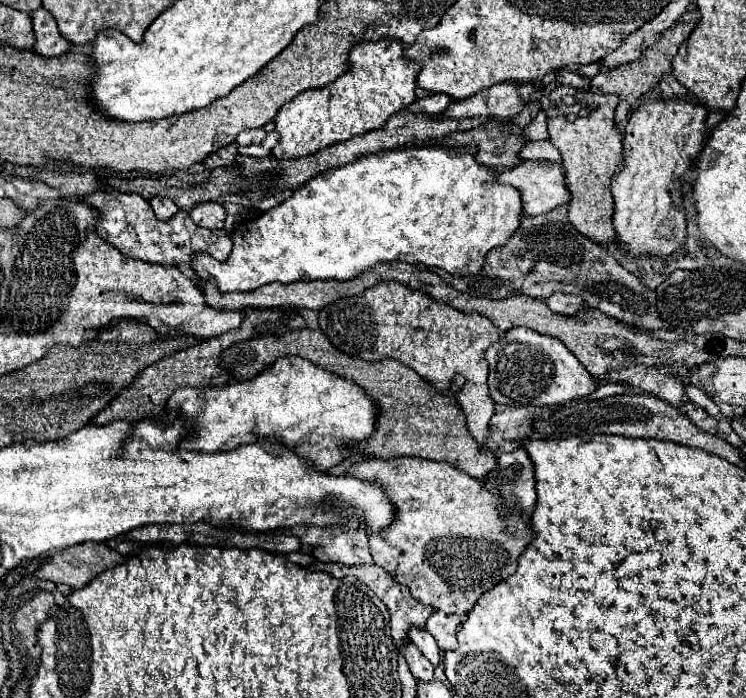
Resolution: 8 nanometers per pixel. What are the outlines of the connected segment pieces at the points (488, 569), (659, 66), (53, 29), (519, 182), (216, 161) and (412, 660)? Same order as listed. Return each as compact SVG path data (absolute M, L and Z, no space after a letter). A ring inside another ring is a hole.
M395 457L395 459L361 459L353 463L347 473L349 477L357 477L369 483L377 483L387 499L395 507L395 519L391 525L367 531L371 541L373 559L381 565L397 583L409 587L411 597L421 601L423 605L435 607L435 613L427 619L425 629L437 639L441 651L455 649L457 629L463 623L465 615L473 609L475 601L495 583L507 579L517 569L517 557L531 541L529 521L515 511L509 519L499 519L497 505L501 499L487 489L483 489L481 481L463 475L453 465L439 461L425 461L417 457ZM443 539L453 539L451 547L443 547Z
M681 23L681 25L675 25L671 29L667 29L659 41L655 41L651 47L647 47L641 57L633 63L627 63L627 65L621 65L621 67L615 67L615 69L609 69L609 71L601 71L599 75L595 75L591 79L591 93L595 95L607 95L607 93L615 93L619 95L619 105L615 109L615 121L621 121L623 117L627 117L627 111L631 109L631 105L635 105L635 101L657 87L659 79L663 73L669 73L671 71L671 61L679 49L679 45L689 37L691 29L695 27L695 23Z
M43 7L33 11L33 31L35 31L35 45L33 51L45 57L55 57L69 51L71 43L59 33L55 17L49 15Z
M523 159L519 165L499 171L497 183L511 185L521 193L523 215L541 215L541 213L551 211L557 205L569 203L569 191L567 191L565 181L563 181L563 169L557 163L553 165L551 161L527 161L527 159Z
M231 143L227 147L221 147L219 151L215 151L213 155L209 155L203 165L205 169L215 169L215 167L227 167L227 165L233 165L235 163L235 157L237 157L237 145Z
M407 639L407 641L403 643L403 647L401 647L399 653L405 657L405 661L407 661L411 673L413 673L417 679L423 679L423 681L433 679L433 665L421 655L421 651L417 651L417 647L415 647L413 641Z

